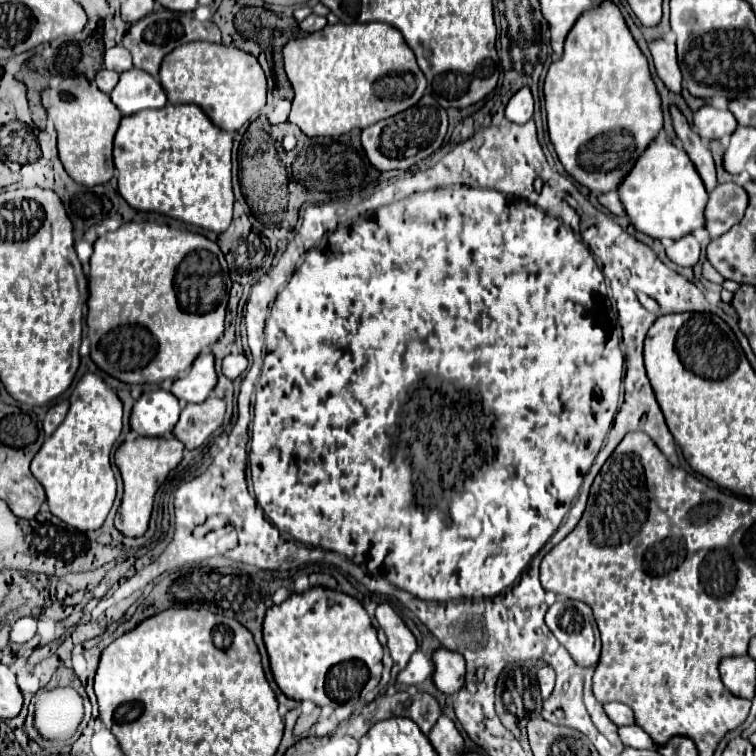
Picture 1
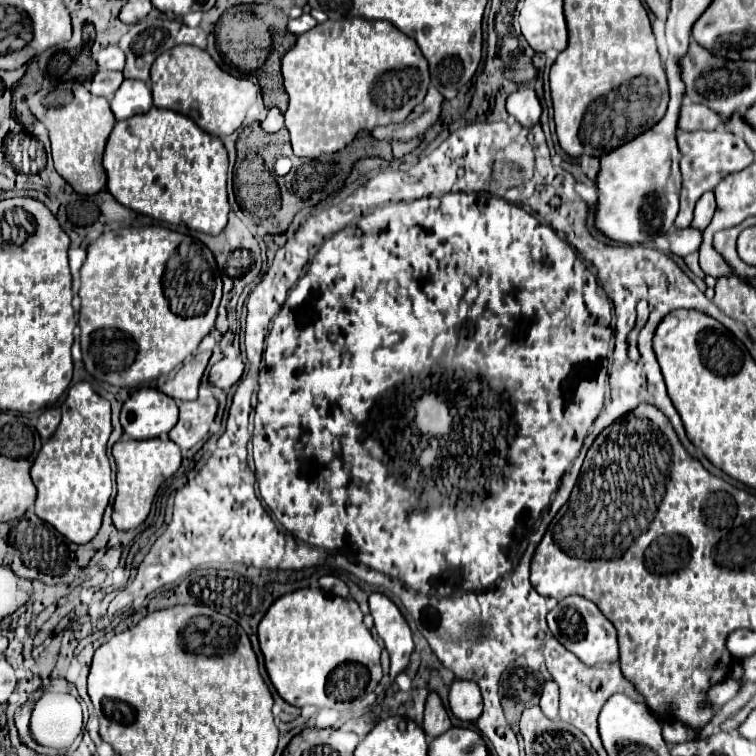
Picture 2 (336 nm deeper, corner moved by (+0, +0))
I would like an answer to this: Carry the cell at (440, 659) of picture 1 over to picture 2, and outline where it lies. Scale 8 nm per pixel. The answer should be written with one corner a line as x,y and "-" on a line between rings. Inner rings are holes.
455,679
449,687
449,707
457,719
475,721
479,711
483,711
479,687
473,681

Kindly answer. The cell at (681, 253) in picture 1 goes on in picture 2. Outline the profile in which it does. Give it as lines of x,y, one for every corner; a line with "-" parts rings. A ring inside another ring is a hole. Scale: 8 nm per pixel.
717,129
717,131
691,131
691,133
679,133
677,143
681,149
681,173
683,173
683,189
681,189
681,211
675,219
677,229
685,229
693,221
693,207
695,201
705,193
711,191
713,185
721,183
727,175
737,173
753,163
753,151
733,135
731,131

